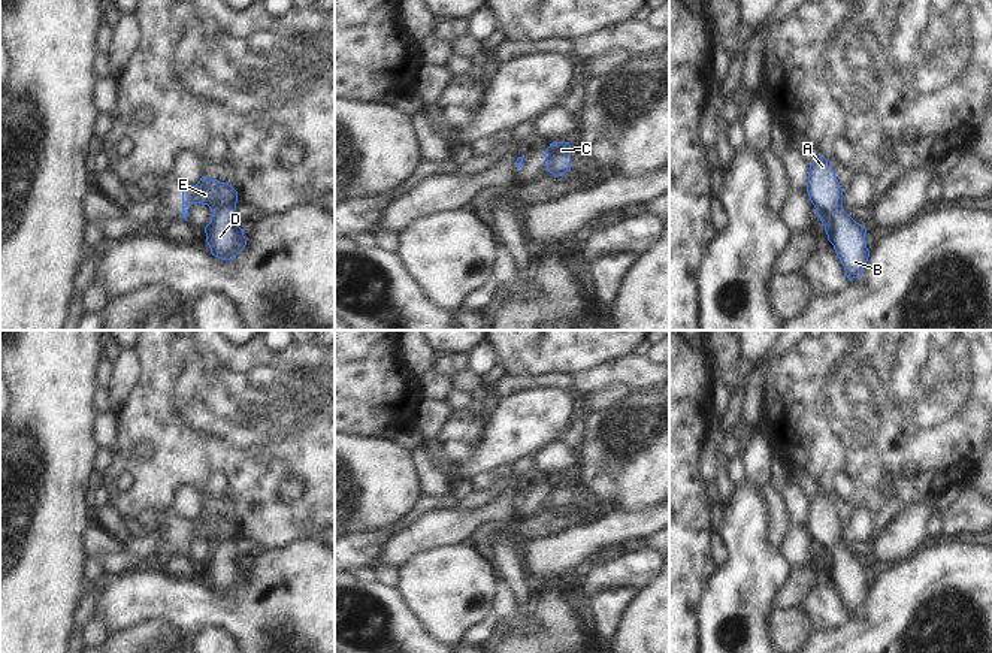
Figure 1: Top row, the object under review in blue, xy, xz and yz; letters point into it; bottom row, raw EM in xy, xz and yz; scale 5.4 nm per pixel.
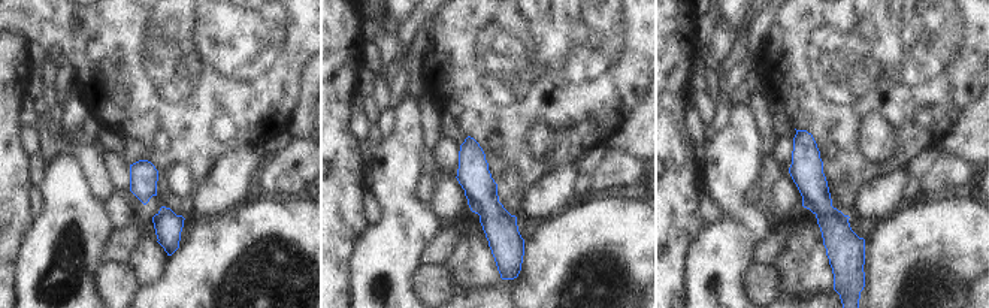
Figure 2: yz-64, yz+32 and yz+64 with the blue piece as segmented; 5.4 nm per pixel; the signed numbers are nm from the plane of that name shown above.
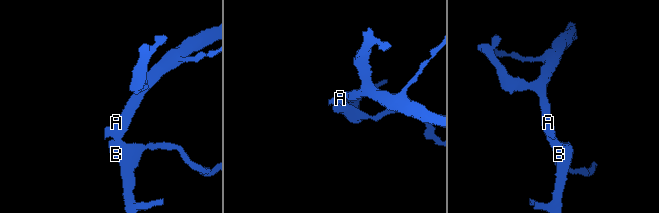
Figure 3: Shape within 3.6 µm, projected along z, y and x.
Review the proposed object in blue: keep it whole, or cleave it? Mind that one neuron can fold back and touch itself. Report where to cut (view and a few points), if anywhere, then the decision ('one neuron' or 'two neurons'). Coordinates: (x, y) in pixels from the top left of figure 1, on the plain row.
cut none; one neuron

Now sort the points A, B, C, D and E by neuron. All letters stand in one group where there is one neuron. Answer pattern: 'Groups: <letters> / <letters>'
Groups: A B C D E

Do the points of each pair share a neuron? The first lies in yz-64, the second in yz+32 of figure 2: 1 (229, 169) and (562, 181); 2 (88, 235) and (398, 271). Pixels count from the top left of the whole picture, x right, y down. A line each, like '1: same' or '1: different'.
1: same
2: same

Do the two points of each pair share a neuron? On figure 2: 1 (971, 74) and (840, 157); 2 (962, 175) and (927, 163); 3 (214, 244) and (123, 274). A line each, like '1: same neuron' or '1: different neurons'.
1: same neuron
2: different neurons
3: different neurons

